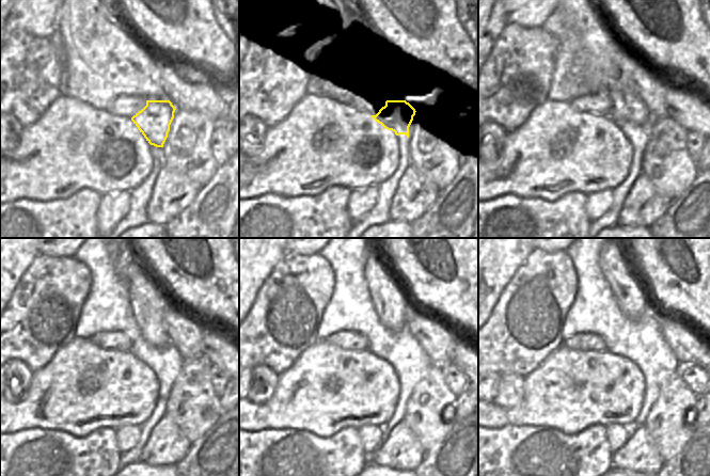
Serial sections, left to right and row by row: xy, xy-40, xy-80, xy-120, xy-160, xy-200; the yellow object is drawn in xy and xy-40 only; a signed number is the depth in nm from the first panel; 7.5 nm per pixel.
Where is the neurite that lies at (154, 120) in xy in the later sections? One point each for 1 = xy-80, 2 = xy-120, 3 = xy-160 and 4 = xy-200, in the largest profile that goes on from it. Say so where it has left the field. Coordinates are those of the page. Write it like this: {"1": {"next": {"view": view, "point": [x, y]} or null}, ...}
{"1": {"next": {"view": "xy-80", "point": [635, 110]}}, "2": {"next": {"view": "xy-120", "point": [144, 296]}}, "3": {"next": {"view": "xy-160", "point": [385, 294]}}, "4": {"next": {"view": "xy-200", "point": [626, 288]}}}

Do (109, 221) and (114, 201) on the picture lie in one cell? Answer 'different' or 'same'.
same

